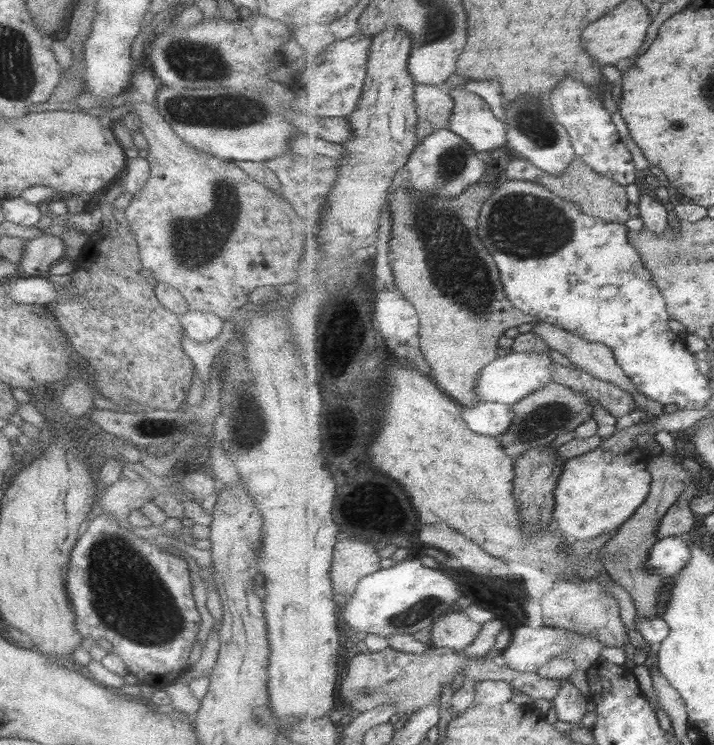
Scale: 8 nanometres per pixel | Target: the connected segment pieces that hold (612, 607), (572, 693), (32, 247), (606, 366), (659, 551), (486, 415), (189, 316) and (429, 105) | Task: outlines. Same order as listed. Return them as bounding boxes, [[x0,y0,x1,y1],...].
[[540,576,629,649],[552,678,588,726],[17,234,65,276],[532,321,639,394],[646,534,691,580],[463,402,515,437],[178,311,224,343],[416,86,456,131]]

